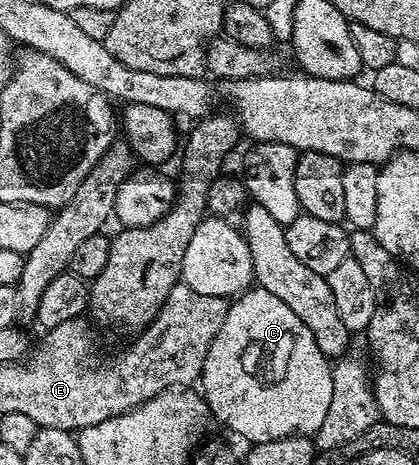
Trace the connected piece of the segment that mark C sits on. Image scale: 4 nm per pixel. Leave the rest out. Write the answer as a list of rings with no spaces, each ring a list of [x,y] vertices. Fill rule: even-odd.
[[[255,286],[232,299],[227,305],[225,322],[209,346],[201,377],[201,395],[207,401],[207,411],[216,416],[231,432],[251,444],[273,442],[286,436],[314,437],[328,413],[333,395],[332,361],[317,346],[309,326],[276,298],[269,290]]]

